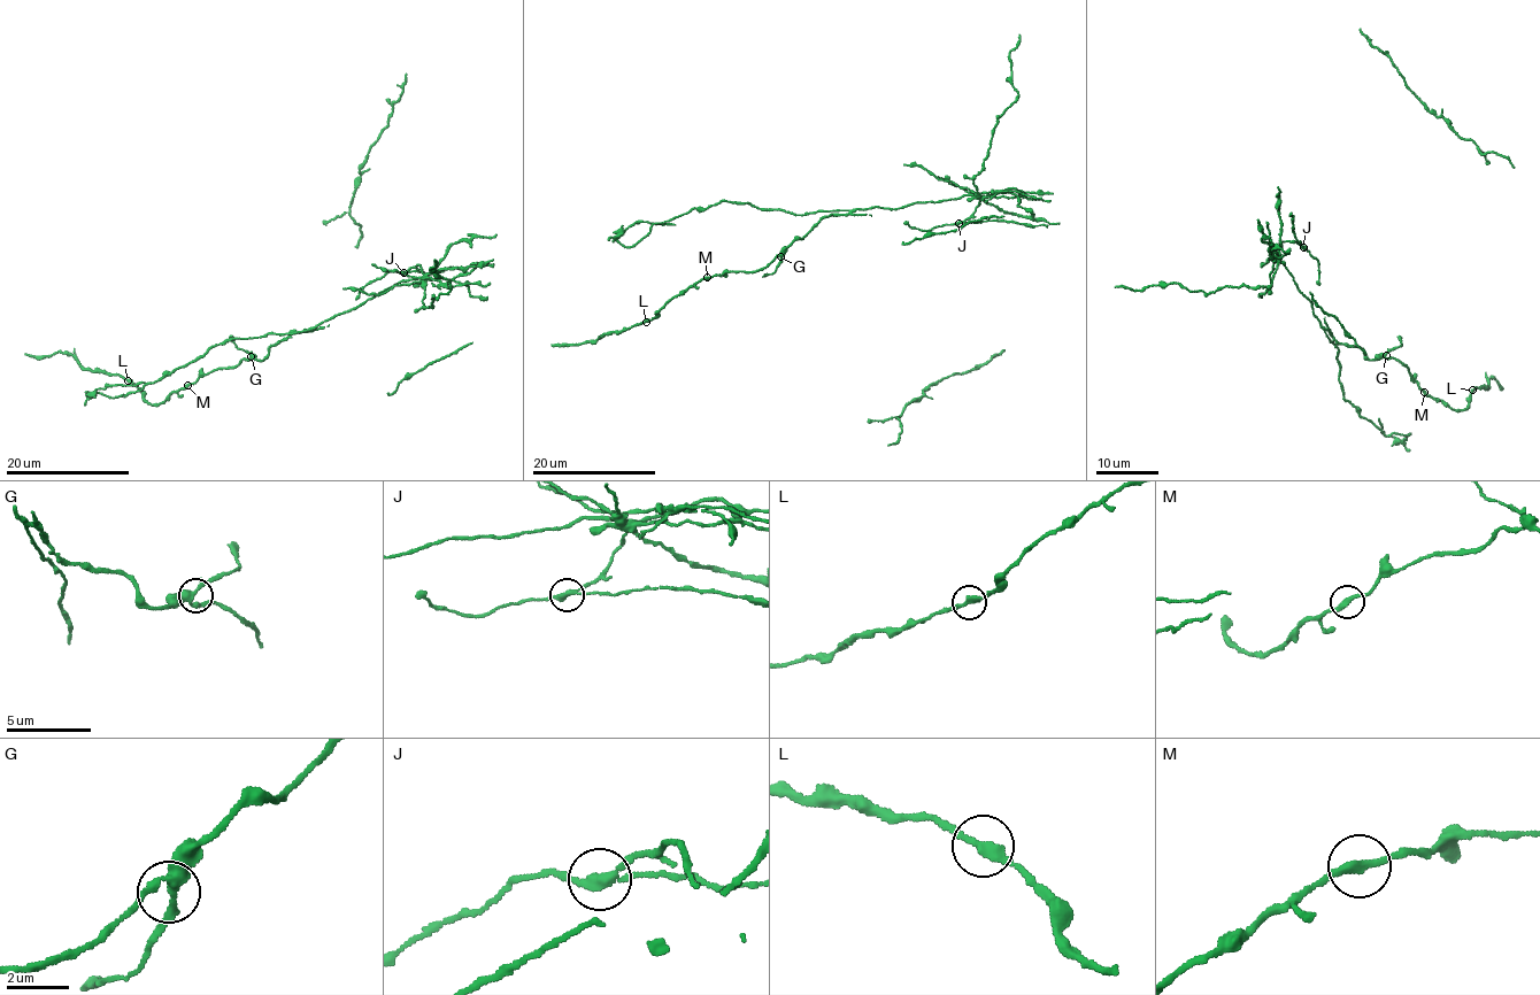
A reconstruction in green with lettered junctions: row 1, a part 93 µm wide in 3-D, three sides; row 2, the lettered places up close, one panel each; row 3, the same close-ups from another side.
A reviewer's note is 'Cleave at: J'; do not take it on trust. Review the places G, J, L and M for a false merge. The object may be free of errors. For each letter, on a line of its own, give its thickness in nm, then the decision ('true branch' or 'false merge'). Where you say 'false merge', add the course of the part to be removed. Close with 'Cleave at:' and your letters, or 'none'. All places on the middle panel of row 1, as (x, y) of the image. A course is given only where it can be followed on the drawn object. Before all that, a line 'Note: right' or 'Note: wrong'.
Note: right
G: calibre 320 nm; true branch
J: calibre 240 nm; false merge; course (959, 223), (977, 197), (795, 215), (724, 201), (654, 224), (636, 244), (617, 240), (639, 222), (676, 225)
L: calibre 280 nm; true branch
M: calibre 280 nm; true branch
Cleave at: J

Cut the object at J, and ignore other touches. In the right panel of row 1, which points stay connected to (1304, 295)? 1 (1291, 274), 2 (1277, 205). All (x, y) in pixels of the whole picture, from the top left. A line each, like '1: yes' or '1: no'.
1: yes
2: yes

